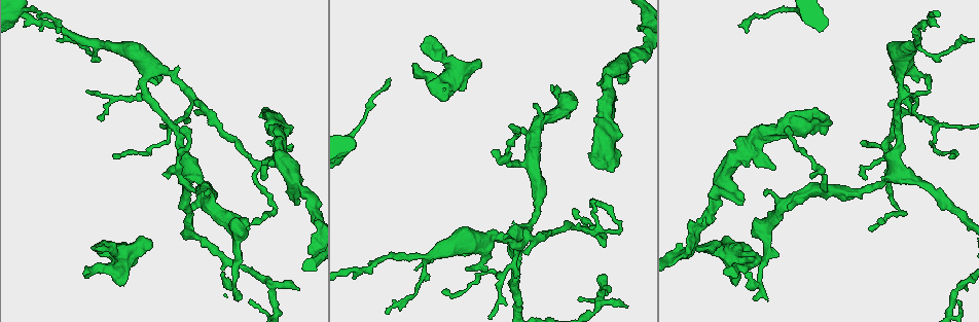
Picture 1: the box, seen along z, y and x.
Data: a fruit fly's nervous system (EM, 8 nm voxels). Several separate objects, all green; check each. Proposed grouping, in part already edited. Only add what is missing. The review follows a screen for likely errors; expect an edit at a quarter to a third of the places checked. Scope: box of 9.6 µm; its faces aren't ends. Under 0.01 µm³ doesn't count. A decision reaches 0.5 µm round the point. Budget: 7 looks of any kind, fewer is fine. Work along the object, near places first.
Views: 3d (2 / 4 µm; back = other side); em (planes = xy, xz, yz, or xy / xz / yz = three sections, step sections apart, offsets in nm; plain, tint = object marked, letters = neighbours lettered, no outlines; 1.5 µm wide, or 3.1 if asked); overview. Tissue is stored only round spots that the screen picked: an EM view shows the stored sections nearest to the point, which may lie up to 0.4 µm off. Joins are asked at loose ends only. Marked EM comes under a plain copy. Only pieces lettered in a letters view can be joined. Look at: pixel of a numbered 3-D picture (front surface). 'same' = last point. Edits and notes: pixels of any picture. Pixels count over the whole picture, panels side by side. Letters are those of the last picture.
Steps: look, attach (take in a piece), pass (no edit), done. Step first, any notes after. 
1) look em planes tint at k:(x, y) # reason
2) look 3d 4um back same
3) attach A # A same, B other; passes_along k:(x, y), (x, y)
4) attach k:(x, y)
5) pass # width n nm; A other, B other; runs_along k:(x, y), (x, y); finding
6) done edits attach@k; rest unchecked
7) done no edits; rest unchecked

look em xz step 8 tint at 1:(60, 26) # end of a long branch

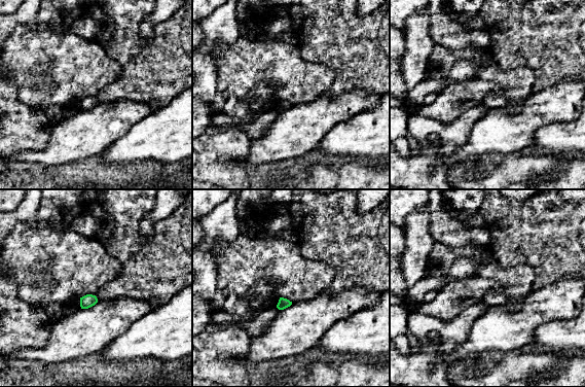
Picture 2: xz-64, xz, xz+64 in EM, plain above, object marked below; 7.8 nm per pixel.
look em xz step 8 letters same

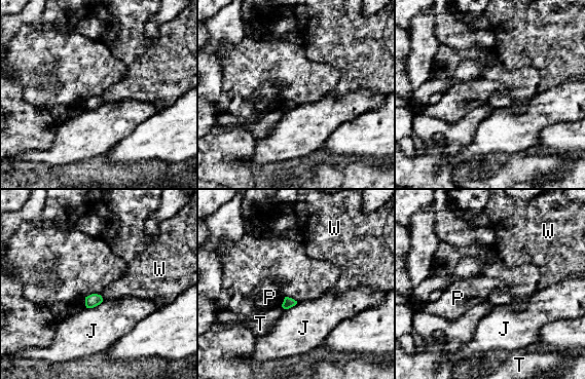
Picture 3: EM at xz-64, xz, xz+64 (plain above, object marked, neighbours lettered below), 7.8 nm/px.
pass # J other, P other, T other, W other; border 3:(101, 296), (103, 299); no lettered piece goes on from it

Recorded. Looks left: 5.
look 3d 4um at 1:(152, 245) # an open end

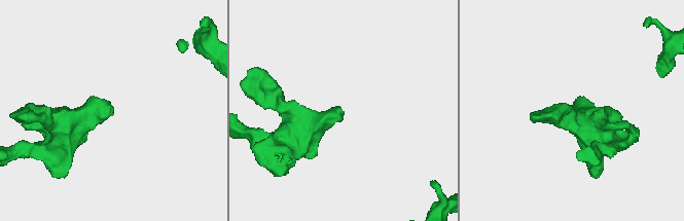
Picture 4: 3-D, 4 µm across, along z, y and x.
look em planes letters at 4:(110, 109)

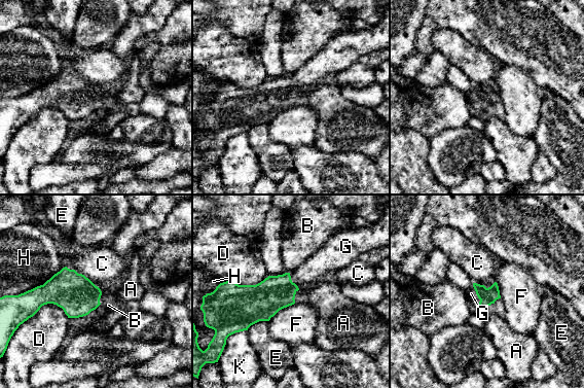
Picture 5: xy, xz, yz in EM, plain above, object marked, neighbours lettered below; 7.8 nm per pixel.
attach G # A other, B other, C other, D other, E other, F other, G same, H other, K other; it goes on there

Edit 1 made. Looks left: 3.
look em planes letters at 1:(412, 63)

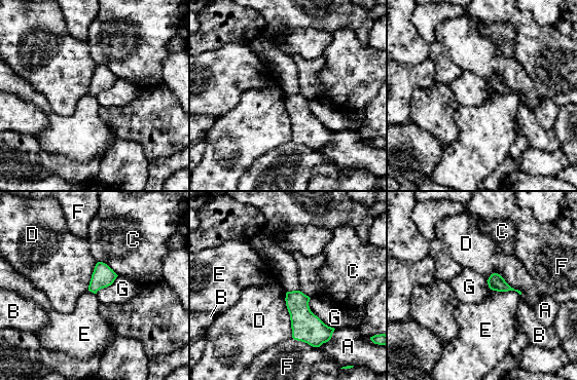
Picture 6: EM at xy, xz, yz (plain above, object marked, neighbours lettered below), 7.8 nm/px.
pass # longest_contact D 360 nm; A other, B other, C other, D other, E other, F other, G other; border 6:(310, 298), (310, 309), (334, 329); no lettered piece goes on from it

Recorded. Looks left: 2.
done edits attach@5; rest unchecked

